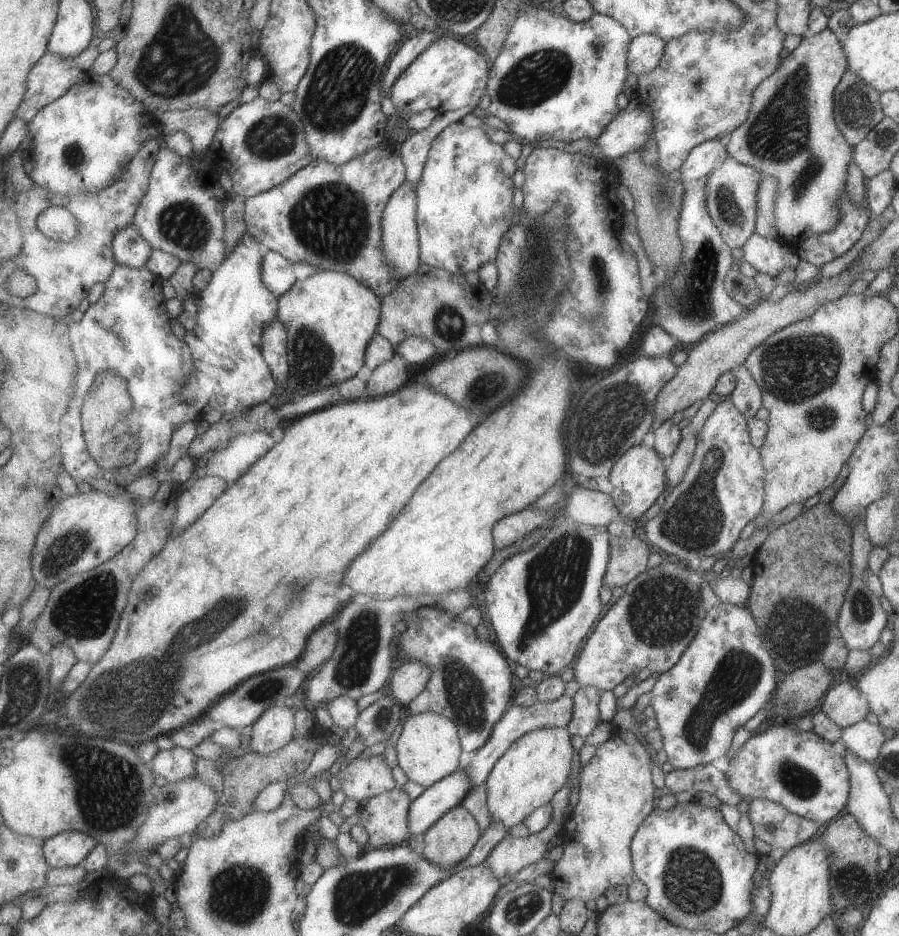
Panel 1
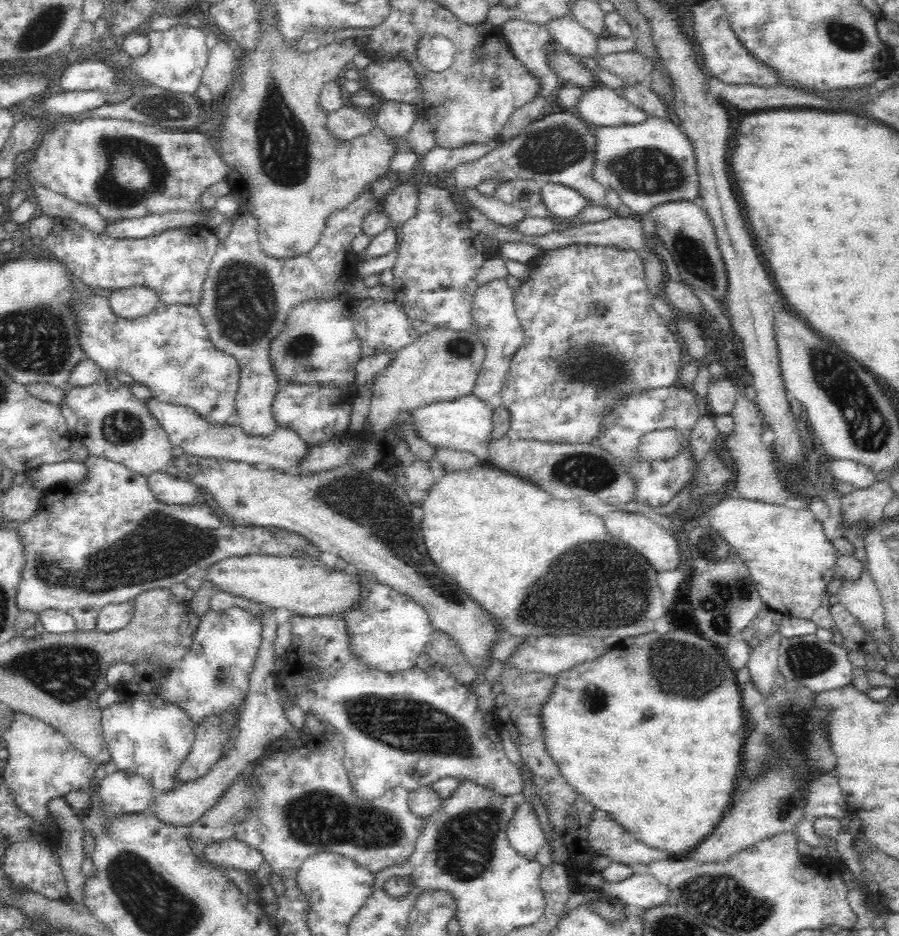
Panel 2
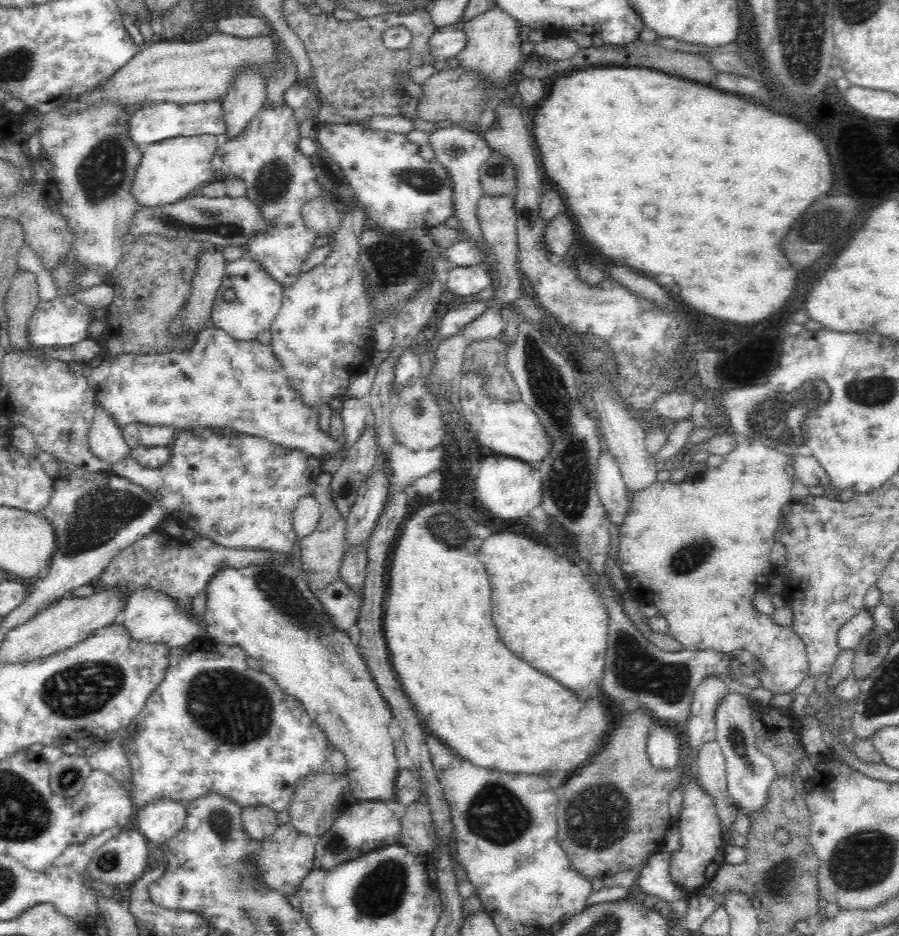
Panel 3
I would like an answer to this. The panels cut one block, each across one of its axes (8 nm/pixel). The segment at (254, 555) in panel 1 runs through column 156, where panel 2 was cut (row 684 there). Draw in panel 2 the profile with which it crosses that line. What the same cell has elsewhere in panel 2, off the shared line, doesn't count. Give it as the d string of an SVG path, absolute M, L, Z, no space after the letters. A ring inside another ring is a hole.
M672 630L668 632L668 636L652 631L630 638L626 642L623 640L615 648L608 650L603 657L583 662L558 674L558 683L553 689L553 696L544 706L541 715L547 752L558 763L566 781L574 785L576 791L588 797L588 801L594 805L594 808L606 811L612 820L618 822L644 845L661 850L662 853L667 854L667 858L685 860L723 820L722 816L730 808L736 782L740 776L740 764L742 764L740 748L746 742L744 718L749 717L743 709L741 688L737 684L735 672L736 670L730 666L718 646L684 630Z

